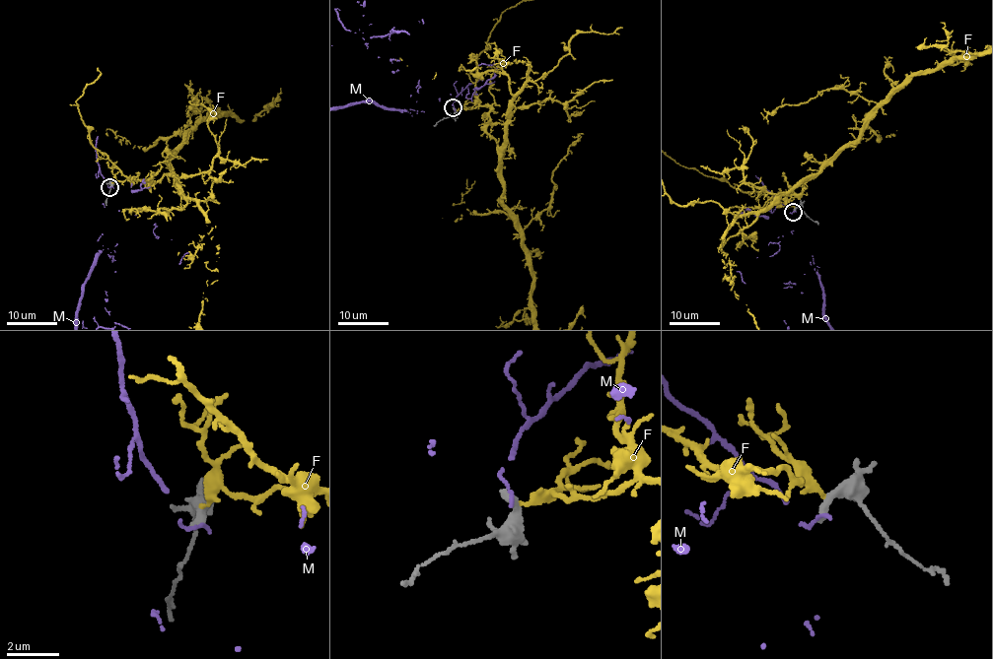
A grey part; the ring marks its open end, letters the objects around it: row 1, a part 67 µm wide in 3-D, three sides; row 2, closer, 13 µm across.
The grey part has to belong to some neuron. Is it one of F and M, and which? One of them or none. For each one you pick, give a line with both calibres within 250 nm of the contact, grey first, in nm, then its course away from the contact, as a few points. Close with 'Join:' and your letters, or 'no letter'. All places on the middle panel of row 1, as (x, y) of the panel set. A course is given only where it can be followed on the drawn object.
Join: no letter

